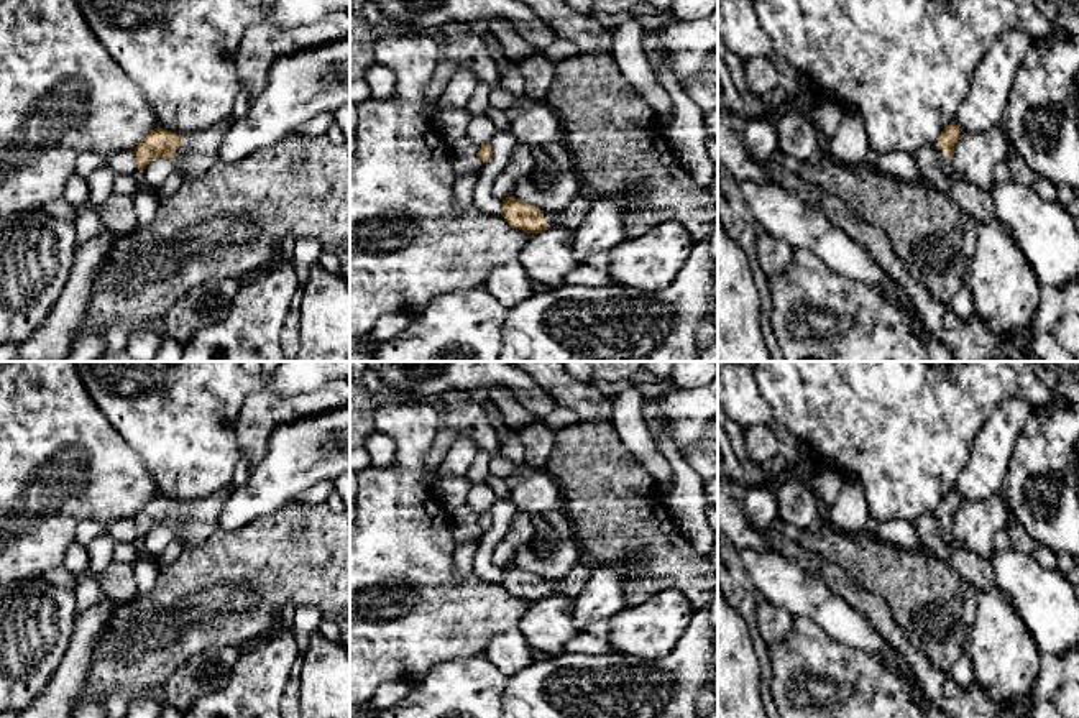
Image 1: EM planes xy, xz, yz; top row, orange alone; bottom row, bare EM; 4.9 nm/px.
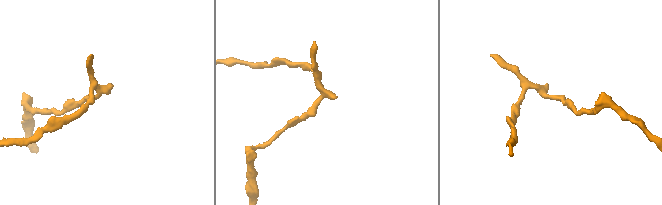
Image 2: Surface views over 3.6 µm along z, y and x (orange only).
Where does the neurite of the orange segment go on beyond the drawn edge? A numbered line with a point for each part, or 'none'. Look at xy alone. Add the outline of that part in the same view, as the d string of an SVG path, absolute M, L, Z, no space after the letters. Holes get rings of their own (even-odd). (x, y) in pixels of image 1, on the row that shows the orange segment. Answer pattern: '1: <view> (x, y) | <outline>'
1: xy (197, 153) | M230 120L218 122L212 128L189 135L176 148L174 169L186 179L194 179L209 171L218 159L218 146L230 127Z

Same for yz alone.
1: yz (976, 202) | M936 148L936 154L941 174L951 181L949 196L961 205L961 209L977 222L997 220L994 202L989 192L980 191L966 179L954 177L951 169L953 159L941 148Z

